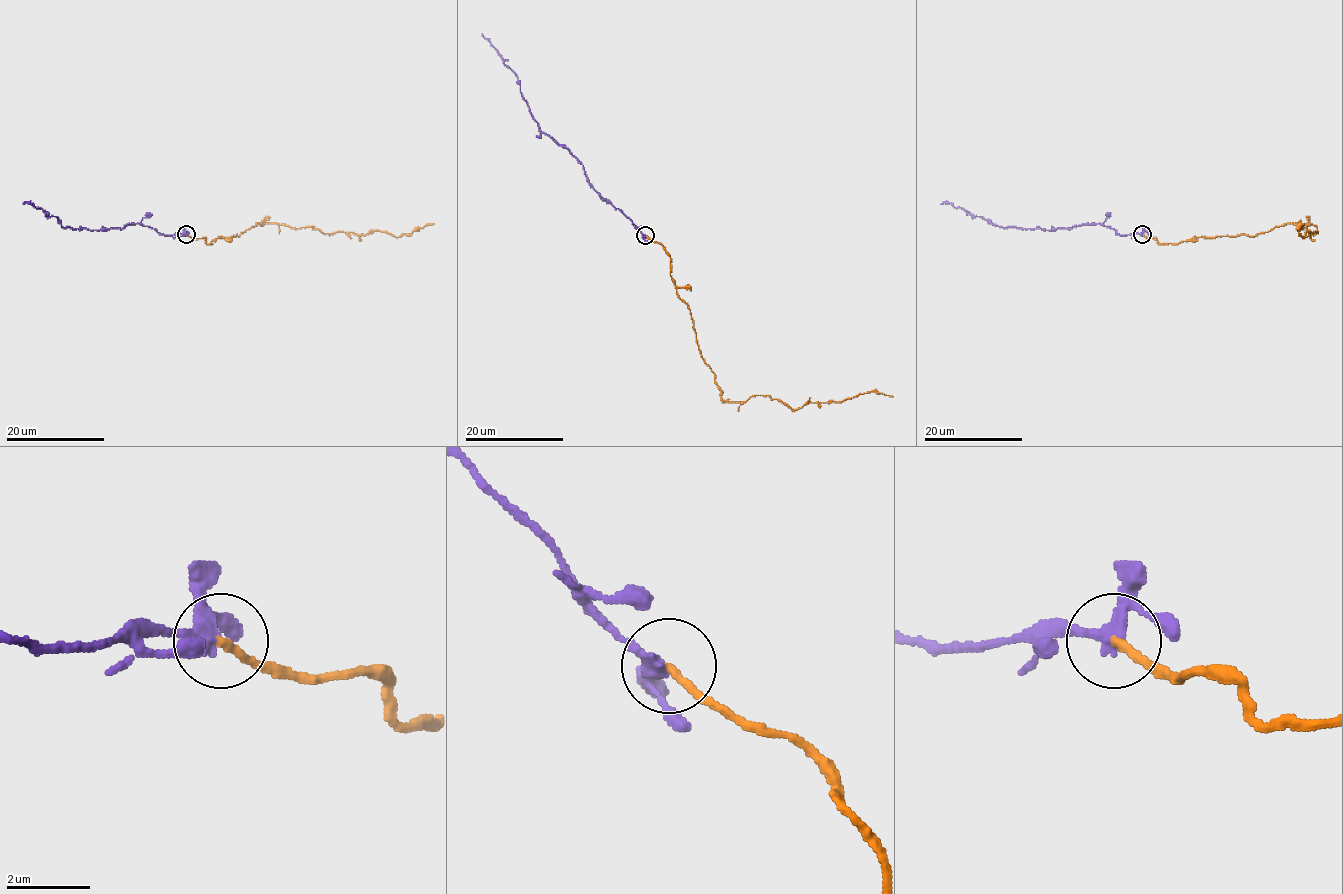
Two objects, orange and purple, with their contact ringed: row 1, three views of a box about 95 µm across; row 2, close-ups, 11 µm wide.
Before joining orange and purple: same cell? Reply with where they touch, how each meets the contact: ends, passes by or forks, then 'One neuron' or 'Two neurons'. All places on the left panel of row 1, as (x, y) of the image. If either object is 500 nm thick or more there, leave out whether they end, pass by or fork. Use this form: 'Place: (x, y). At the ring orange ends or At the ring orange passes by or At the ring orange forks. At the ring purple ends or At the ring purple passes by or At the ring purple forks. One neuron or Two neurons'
Place: (186, 234). At the ring orange ends. At the ring purple forks. One neuron

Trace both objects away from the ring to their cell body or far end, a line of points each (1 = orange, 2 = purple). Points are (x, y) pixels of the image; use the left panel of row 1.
1: (186, 235), (210, 244), (217, 237), (239, 236), (264, 223), (323, 233), (382, 231), (398, 237), (434, 223)
2: (186, 233), (161, 235), (138, 223), (99, 230), (62, 227), (55, 216), (49, 216), (31, 203), (23, 204)

